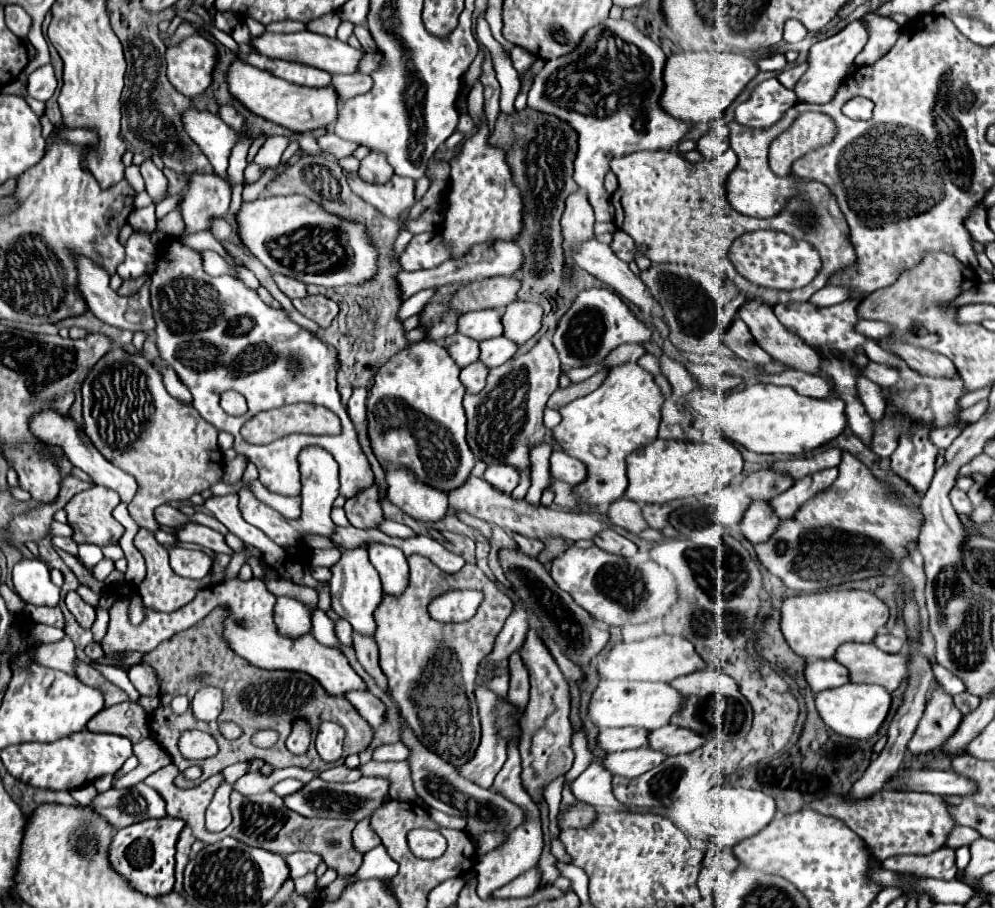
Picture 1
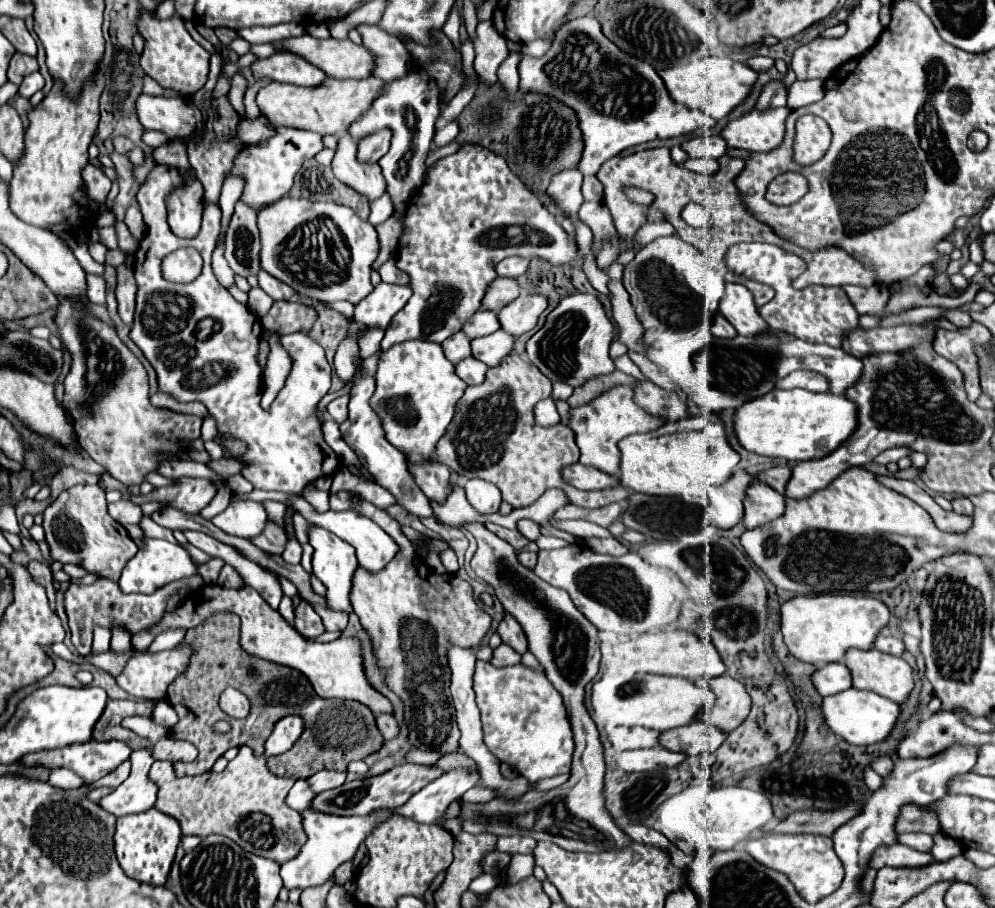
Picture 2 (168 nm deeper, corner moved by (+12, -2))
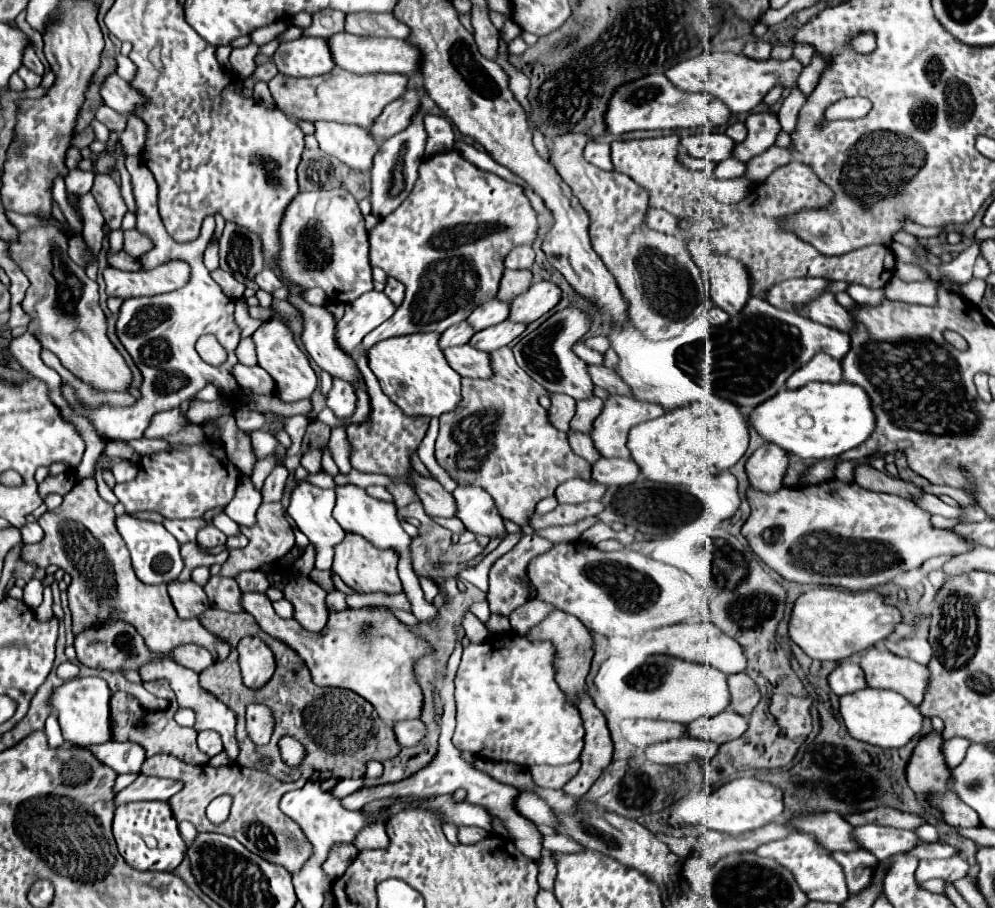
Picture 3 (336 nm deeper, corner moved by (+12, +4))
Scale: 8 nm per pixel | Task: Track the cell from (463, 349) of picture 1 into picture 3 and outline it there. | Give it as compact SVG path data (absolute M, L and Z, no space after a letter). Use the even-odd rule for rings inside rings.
M461 322L457 326L451 326L449 330L445 330L441 334L441 340L439 340L439 346L441 348L449 348L449 346L461 346L461 344L467 344L471 340L471 336L475 334L473 326L469 326L469 322Z

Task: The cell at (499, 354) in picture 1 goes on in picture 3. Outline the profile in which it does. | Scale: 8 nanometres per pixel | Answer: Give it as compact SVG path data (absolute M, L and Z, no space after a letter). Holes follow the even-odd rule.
M505 320L497 326L491 326L491 328L485 328L481 332L477 332L469 344L475 346L475 348L481 348L483 352L493 352L497 348L503 348L507 344L511 344L515 338L519 338L523 332L525 332L527 324L523 322L511 322L511 320Z

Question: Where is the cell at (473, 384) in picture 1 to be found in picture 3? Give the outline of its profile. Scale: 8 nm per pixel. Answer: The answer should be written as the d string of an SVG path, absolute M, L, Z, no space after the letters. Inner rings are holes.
M469 344L443 350L449 366L459 372L463 378L491 378L491 360L489 354L477 350Z

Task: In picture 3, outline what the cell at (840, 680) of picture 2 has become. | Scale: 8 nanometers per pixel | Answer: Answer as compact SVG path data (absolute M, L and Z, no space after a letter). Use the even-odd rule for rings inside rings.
M841 662L829 676L829 684L837 696L845 696L867 688L865 672L855 662Z

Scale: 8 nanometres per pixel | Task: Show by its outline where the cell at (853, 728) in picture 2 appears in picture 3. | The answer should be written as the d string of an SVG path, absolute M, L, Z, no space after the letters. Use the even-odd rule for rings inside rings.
M865 688L861 692L841 696L841 716L853 738L879 748L903 748L923 728L923 716L919 708L893 690Z

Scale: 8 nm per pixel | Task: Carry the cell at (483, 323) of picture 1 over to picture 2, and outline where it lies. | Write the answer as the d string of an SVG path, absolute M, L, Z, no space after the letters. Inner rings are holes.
M477 310L467 322L465 322L465 328L463 332L475 340L475 338L481 338L481 336L487 336L487 334L493 334L497 332L501 326L499 326L499 320L497 320L497 314L495 312L489 312L489 310Z

